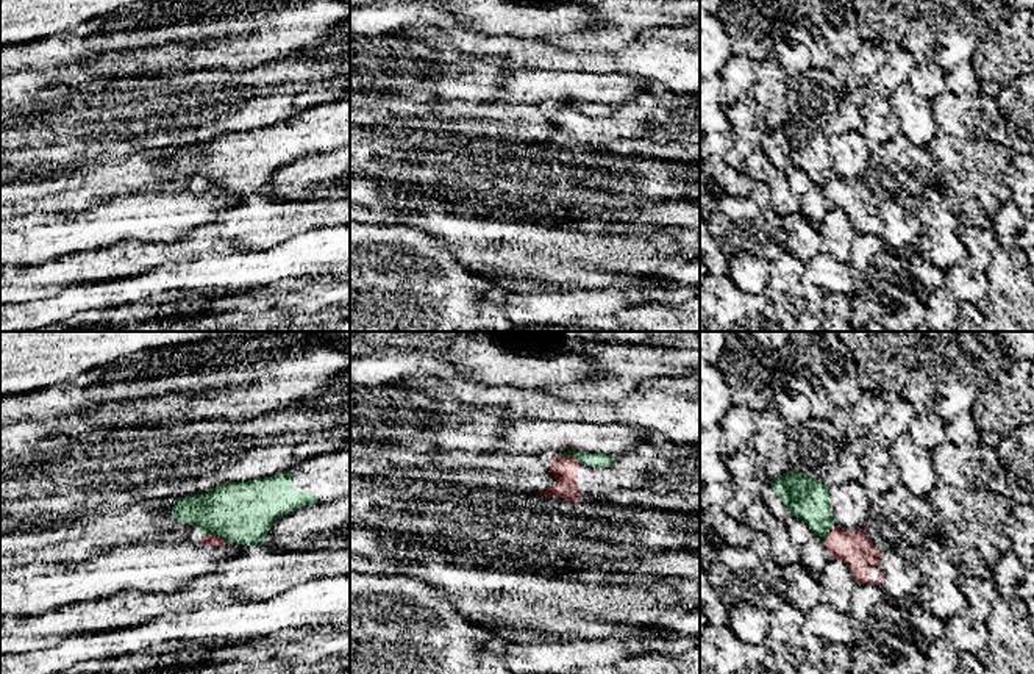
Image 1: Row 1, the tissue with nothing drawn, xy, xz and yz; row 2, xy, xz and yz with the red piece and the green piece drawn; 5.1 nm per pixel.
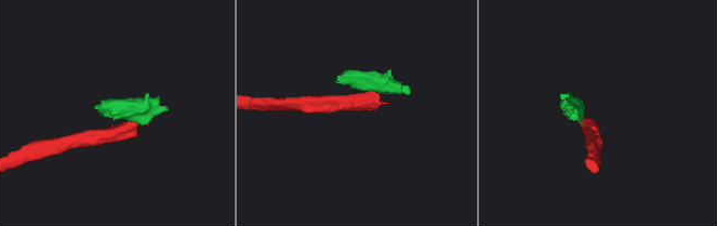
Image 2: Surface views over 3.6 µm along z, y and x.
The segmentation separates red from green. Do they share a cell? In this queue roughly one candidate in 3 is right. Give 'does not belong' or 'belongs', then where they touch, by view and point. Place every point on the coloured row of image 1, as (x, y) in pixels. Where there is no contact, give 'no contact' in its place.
does not belong; meets red in xy at (216, 535)

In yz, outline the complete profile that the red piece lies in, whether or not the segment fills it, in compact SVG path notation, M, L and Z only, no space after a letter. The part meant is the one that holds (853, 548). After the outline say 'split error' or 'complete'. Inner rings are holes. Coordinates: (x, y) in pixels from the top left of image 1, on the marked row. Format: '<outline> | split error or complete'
M831 529L823 538L831 557L842 560L859 583L879 585L882 572L879 569L881 550L872 543L862 529L843 530Z | split error

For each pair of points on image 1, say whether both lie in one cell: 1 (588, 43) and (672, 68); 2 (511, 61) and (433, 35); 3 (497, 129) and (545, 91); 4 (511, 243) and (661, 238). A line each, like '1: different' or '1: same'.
1: different
2: same
3: different
4: same

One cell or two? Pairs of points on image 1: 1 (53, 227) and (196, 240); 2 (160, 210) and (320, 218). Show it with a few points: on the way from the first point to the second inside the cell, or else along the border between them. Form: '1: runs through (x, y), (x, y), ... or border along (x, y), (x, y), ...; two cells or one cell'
1: border along (92, 247), (49, 258); two cells
2: border along (246, 196), (188, 233); two cells

